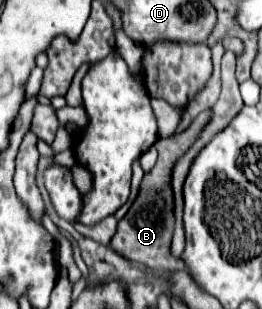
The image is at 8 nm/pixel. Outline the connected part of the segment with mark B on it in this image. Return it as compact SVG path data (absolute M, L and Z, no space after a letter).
M210 110L200 112L184 132L158 140L158 162L154 170L144 176L140 196L136 198L124 220L120 220L118 232L110 242L112 250L118 252L120 256L132 262L140 262L142 266L152 270L164 270L164 272L184 270L184 262L180 262L180 258L174 258L170 254L170 238L174 230L174 212L172 212L174 204L172 204L172 190L168 190L168 166L172 166L172 162L176 162L176 158L180 158L180 154L184 154L188 146L192 146L192 142L198 138L200 130L204 128L204 122L208 122L208 114Z

